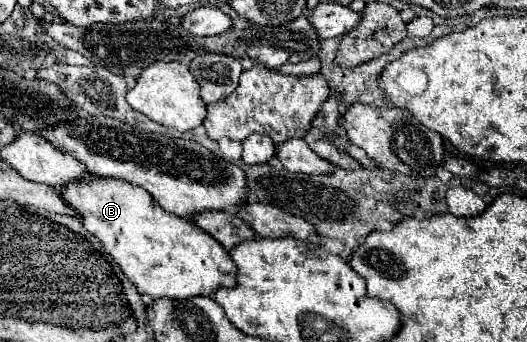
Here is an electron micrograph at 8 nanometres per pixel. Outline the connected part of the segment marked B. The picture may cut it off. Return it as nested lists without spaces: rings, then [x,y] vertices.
[[[92,178],[84,182],[74,182],[68,188],[60,188],[60,192],[62,198],[80,212],[84,228],[102,240],[108,254],[122,266],[124,274],[136,284],[140,294],[150,296],[152,300],[186,300],[194,296],[212,296],[212,292],[222,286],[236,286],[236,264],[232,264],[232,258],[228,256],[224,246],[220,246],[216,238],[212,238],[190,220],[164,212],[144,188],[116,178]]]

